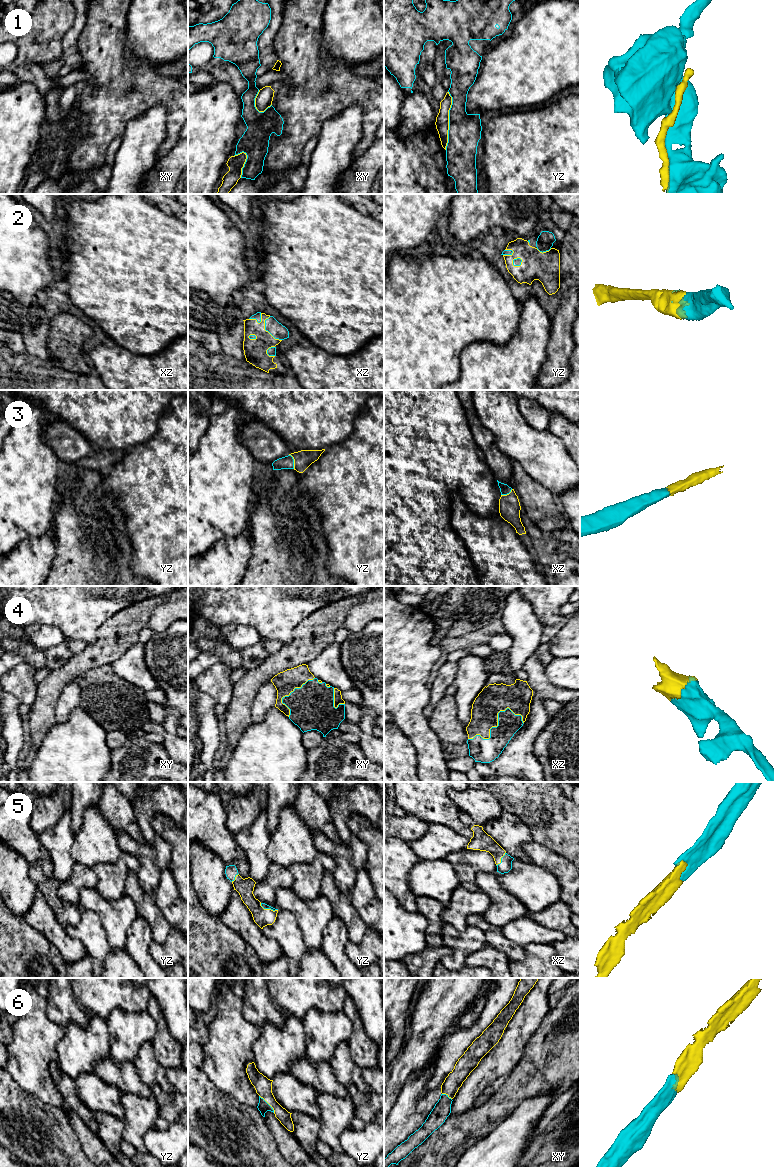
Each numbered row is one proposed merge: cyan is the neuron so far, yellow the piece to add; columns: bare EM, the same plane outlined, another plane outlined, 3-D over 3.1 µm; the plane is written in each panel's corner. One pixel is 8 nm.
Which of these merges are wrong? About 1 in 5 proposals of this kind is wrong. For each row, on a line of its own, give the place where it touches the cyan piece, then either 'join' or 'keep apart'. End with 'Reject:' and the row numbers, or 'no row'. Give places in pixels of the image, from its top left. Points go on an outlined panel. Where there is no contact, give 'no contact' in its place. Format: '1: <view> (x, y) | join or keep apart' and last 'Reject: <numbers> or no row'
1: yz (449, 120) | keep apart
2: xz (267, 330) | join
3: yz (293, 461) | join
4: xz (498, 725) | join
5: xz (501, 859) | join
6: yz (268, 1104) | join
Reject: 1

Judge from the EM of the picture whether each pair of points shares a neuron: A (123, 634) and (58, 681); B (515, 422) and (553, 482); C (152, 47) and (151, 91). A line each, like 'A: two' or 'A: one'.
A: one
B: one
C: two

